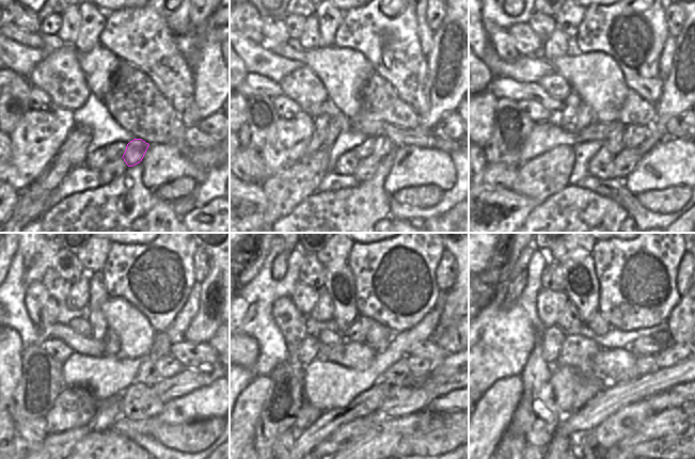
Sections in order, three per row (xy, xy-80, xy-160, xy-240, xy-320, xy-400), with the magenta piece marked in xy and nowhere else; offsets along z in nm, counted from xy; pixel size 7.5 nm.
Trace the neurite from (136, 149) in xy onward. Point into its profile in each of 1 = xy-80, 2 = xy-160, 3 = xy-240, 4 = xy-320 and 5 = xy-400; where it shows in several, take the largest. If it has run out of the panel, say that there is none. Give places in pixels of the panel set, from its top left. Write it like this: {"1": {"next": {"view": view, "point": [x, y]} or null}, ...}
{"1": {"next": {"view": "xy-80", "point": [382, 145]}}, "2": {"next": {"view": "xy-160", "point": [633, 136]}}, "3": {"next": {"view": "xy-240", "point": [168, 366]}}, "4": {"next": {"view": "xy-320", "point": [420, 367]}}, "5": {"next": {"view": "xy-400", "point": [673, 353]}}}

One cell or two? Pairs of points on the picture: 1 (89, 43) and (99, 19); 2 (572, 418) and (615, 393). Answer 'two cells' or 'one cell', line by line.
1: one cell
2: one cell

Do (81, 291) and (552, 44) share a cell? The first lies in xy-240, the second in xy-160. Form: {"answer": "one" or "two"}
{"answer": "one"}

